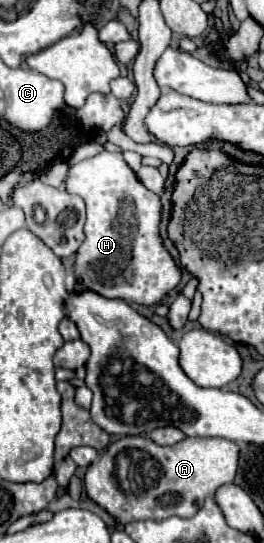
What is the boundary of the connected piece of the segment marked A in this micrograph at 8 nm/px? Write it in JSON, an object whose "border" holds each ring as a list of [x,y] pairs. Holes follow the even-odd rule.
{"border":[[[120,437],[108,445],[98,461],[94,461],[84,477],[88,497],[106,509],[118,523],[130,523],[140,519],[166,519],[172,515],[178,517],[192,517],[204,503],[208,495],[212,495],[220,485],[232,483],[238,467],[238,445],[228,439],[218,437],[186,437],[176,445],[160,447],[152,443],[148,437]],[[126,449],[140,449],[150,451],[150,455],[162,465],[164,475],[144,493],[140,495],[126,495],[116,481],[116,455]]]}

